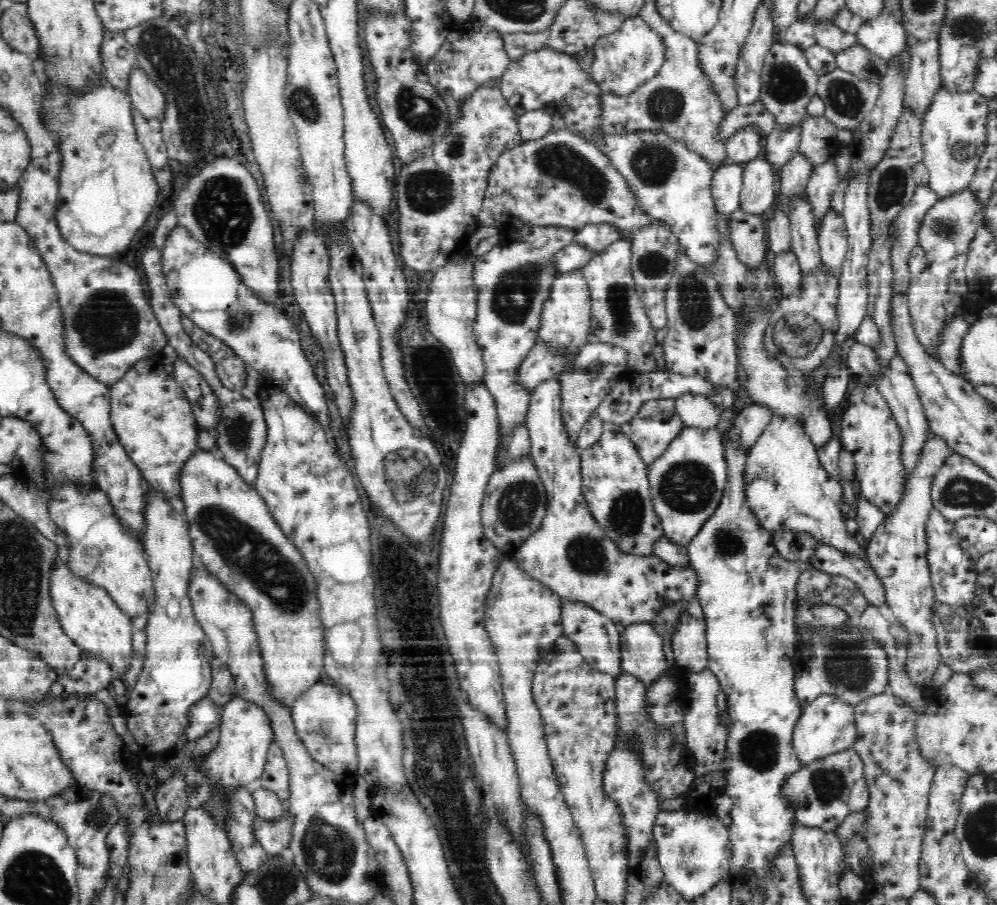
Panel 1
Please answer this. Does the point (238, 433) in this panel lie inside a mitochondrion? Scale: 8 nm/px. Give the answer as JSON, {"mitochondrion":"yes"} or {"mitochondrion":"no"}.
{"mitochondrion":"yes"}

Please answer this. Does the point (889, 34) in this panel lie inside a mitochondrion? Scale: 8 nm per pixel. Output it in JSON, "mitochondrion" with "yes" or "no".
{"mitochondrion":"no"}

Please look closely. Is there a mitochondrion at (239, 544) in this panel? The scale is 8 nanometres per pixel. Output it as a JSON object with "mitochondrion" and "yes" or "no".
{"mitochondrion":"yes"}

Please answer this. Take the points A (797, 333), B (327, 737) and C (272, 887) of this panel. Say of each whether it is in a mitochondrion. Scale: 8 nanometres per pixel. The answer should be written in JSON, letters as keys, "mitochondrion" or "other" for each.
{"A":"mitochondrion","B":"mitochondrion","C":"mitochondrion"}

